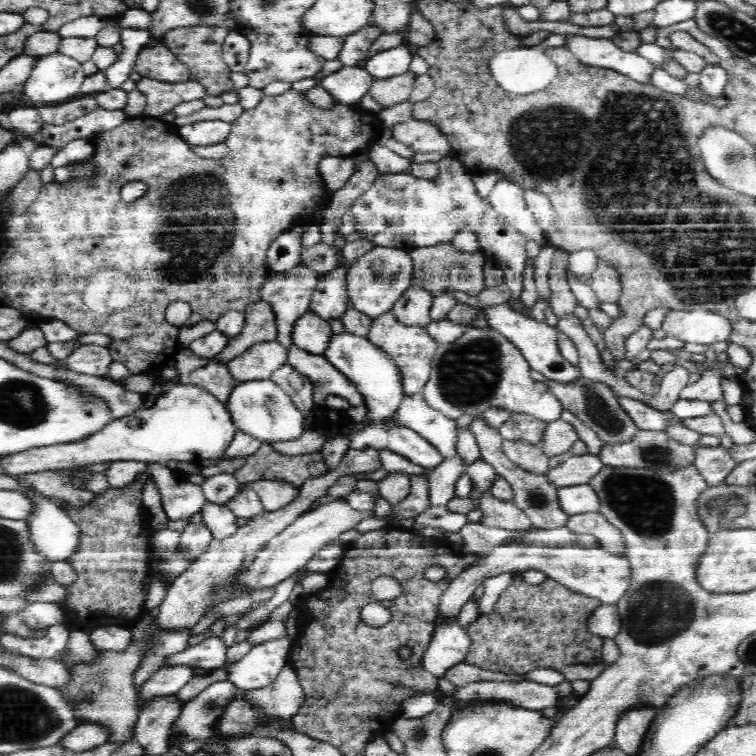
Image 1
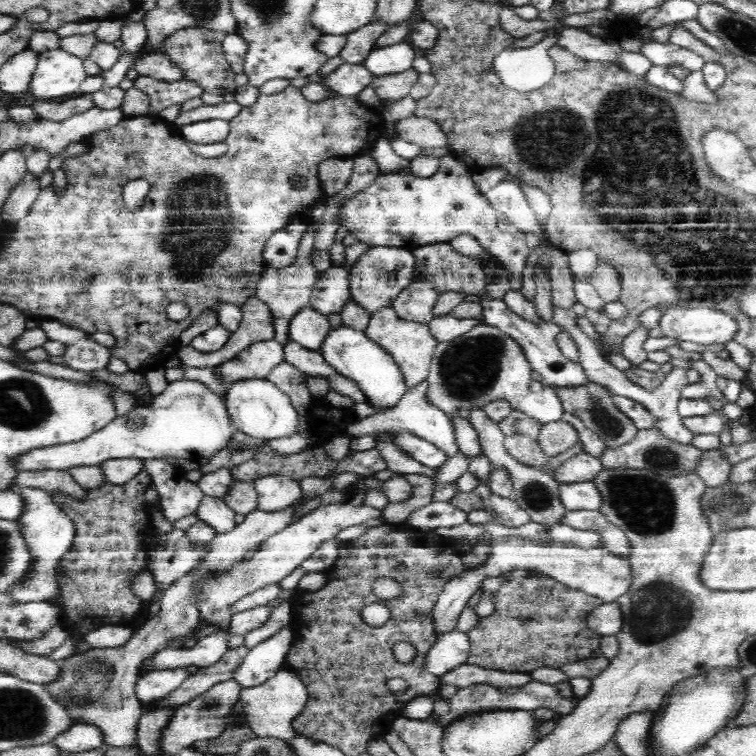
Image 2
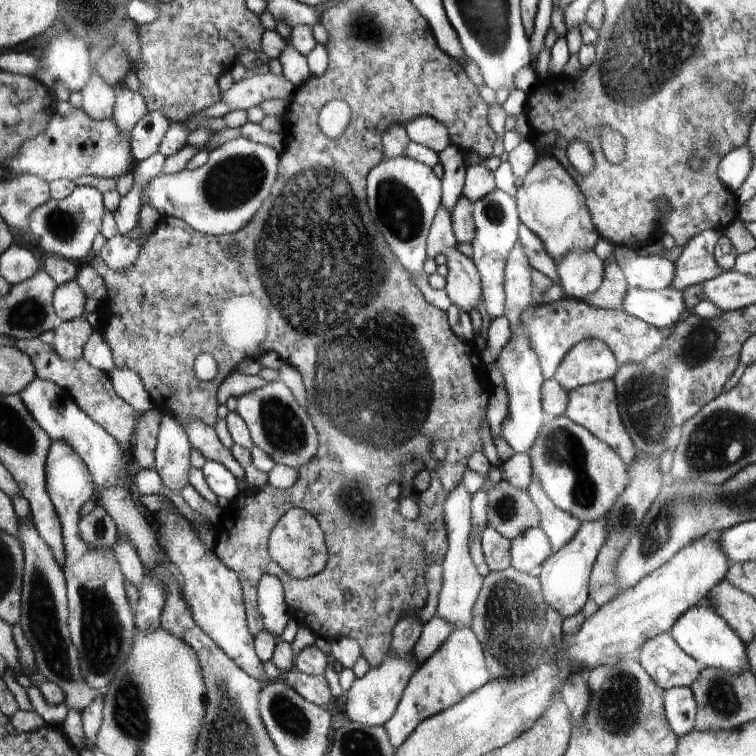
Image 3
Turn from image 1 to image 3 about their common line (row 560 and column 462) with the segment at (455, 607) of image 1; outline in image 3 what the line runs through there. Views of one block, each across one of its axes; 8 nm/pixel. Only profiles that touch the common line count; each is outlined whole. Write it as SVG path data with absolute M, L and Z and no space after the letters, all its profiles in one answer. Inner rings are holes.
M463 481L444 502L444 516L449 534L448 554L444 557L443 583L437 604L437 614L452 625L453 629L465 629L473 623L473 608L478 593L483 585L483 576L474 566L469 553L469 536L471 535L471 494L467 491Z

